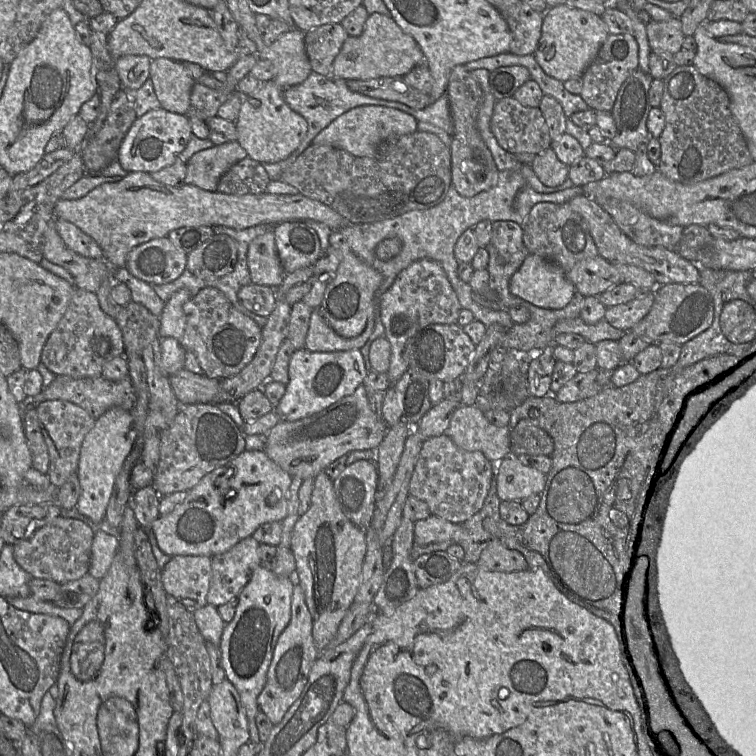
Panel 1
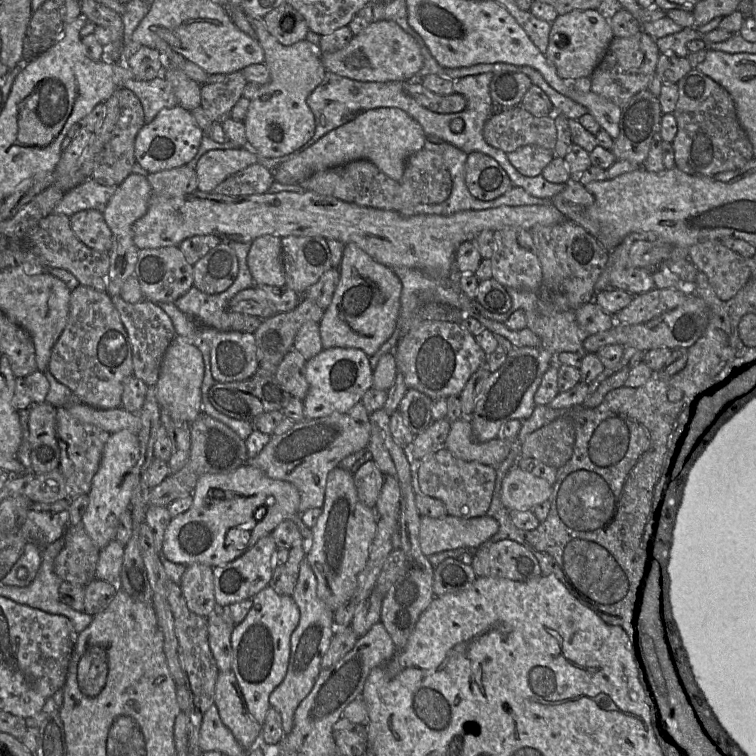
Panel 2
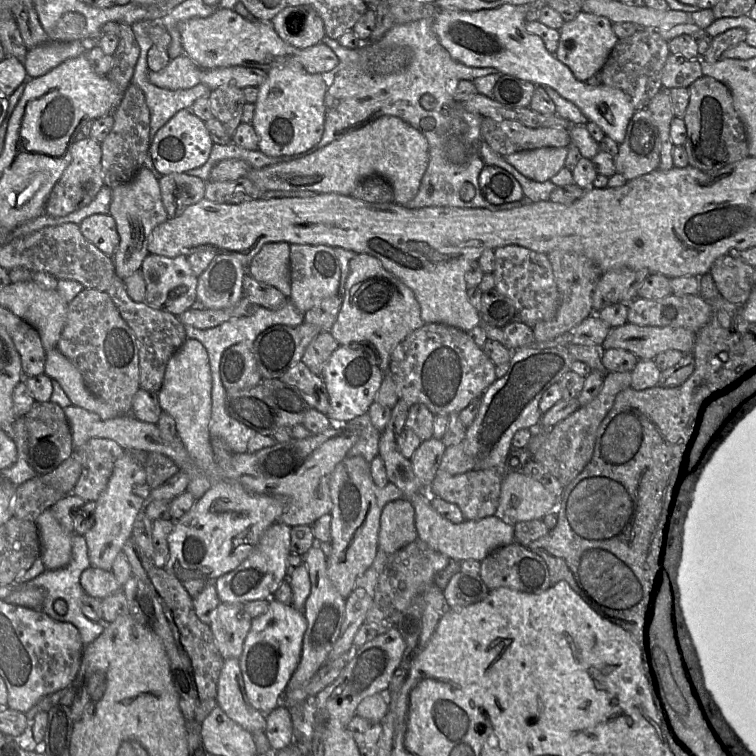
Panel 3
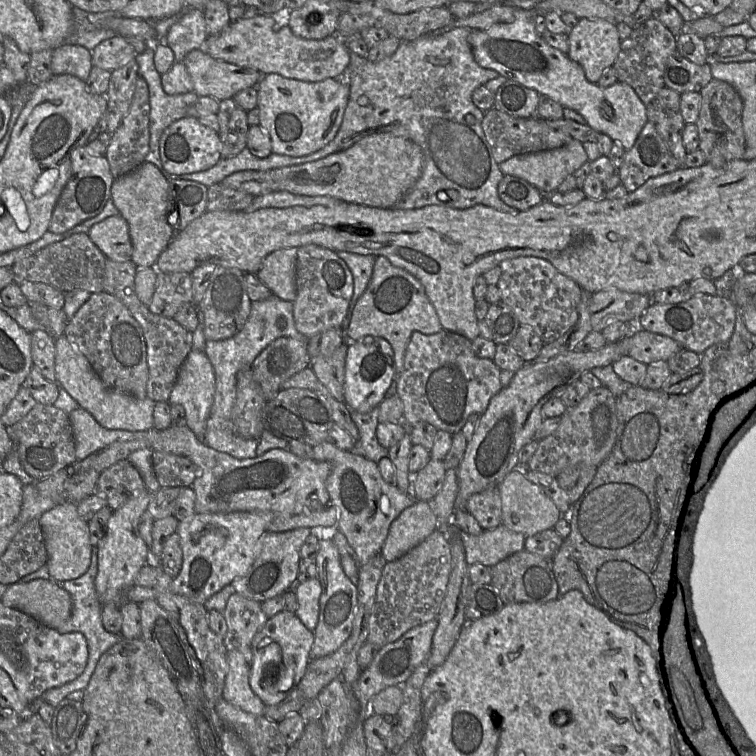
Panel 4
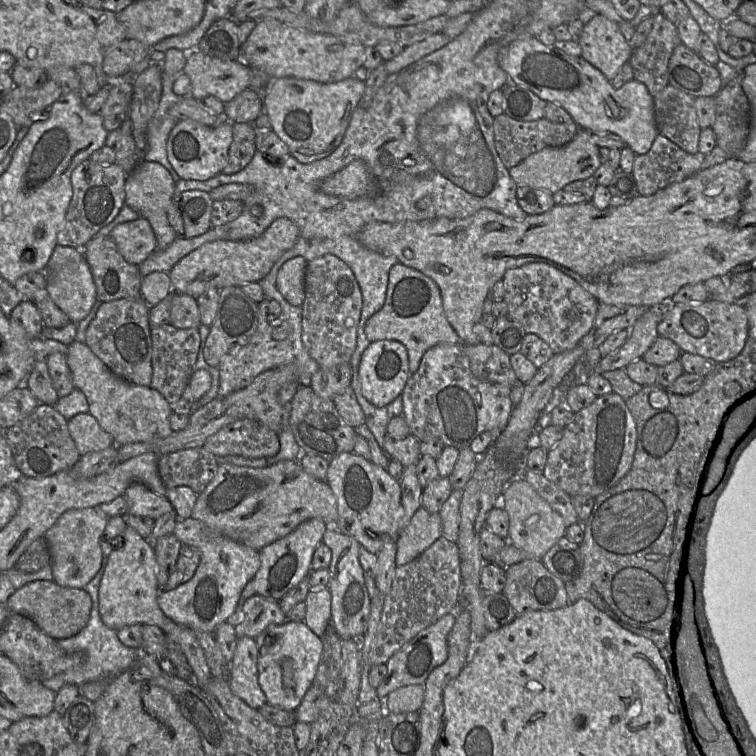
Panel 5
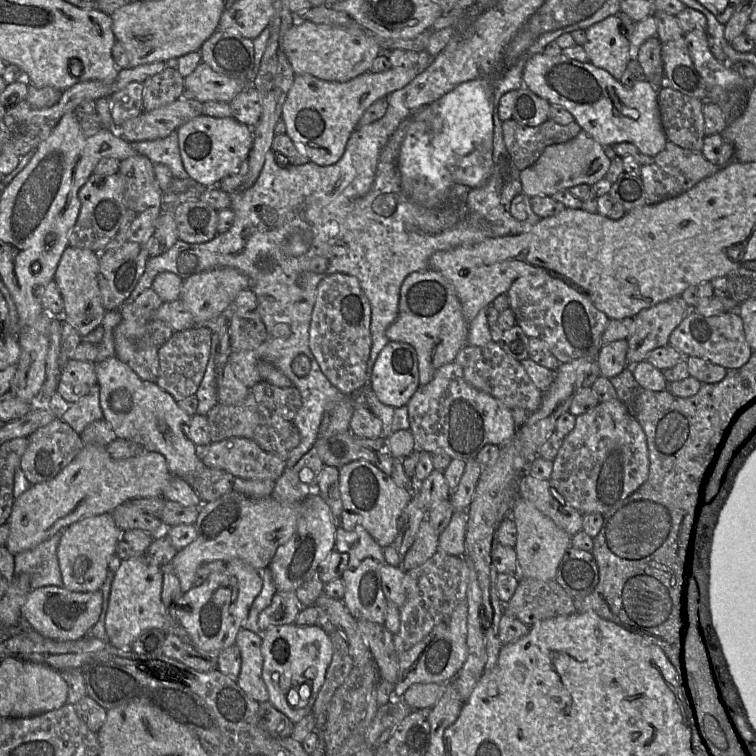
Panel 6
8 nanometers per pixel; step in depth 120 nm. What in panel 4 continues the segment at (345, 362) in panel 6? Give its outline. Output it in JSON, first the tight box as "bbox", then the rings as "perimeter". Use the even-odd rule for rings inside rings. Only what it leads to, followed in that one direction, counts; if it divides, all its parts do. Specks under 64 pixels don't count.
{"bbox":[293,245,354,338],"perimeter":[[[317,245],[298,248],[296,261],[296,299],[293,315],[297,330],[306,338],[326,330],[345,330],[354,293],[353,275],[333,250]]]}

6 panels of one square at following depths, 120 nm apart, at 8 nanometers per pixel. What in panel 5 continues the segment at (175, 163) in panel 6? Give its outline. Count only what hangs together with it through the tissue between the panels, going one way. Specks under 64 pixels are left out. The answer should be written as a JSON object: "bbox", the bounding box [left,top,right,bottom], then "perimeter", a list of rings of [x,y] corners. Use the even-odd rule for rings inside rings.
{"bbox":[144,71,191,183],"perimeter":[[[163,71],[163,89],[159,106],[154,116],[150,120],[147,129],[148,150],[144,160],[158,162],[163,165],[174,178],[175,183],[181,178],[176,173],[167,158],[167,140],[171,130],[178,123],[178,120],[171,115],[172,107],[183,100],[191,97],[175,94],[173,91],[174,75],[168,75]]]}

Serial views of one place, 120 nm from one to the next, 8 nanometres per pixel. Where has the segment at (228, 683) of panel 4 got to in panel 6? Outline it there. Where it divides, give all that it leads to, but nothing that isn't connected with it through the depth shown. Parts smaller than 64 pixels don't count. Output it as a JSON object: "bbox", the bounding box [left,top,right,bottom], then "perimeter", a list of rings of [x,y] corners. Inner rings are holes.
{"bbox":[236,629,269,703],"perimeter":[[[240,629],[236,636],[236,645],[241,654],[241,669],[236,683],[253,700],[259,703],[269,701],[262,677],[262,638],[252,631]]]}

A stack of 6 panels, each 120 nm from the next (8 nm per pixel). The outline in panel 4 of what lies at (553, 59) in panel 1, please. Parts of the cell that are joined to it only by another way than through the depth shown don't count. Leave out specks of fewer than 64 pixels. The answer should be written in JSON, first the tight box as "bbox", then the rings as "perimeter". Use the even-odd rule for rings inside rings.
{"bbox":[567,18,621,83],"perimeter":[[[581,18],[567,33],[569,50],[567,55],[584,69],[586,78],[597,83],[603,72],[612,67],[620,51],[621,39],[616,24],[605,19]]]}

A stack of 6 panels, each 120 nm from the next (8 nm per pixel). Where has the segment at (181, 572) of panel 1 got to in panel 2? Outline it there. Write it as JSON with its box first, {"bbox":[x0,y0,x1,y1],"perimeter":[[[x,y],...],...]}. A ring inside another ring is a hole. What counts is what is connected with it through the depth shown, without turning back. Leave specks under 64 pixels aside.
{"bbox":[179,563,218,618],"perimeter":[[[201,563],[186,566],[179,586],[187,607],[198,616],[208,618],[218,608],[215,601],[211,566]]]}

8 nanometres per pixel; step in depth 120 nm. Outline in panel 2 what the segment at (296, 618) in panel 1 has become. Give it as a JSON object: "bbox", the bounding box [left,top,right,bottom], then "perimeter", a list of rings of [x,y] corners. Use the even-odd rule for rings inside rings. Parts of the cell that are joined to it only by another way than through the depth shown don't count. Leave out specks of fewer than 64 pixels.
{"bbox":[269,559,336,734],"perimeter":[[[306,559],[300,565],[292,597],[299,608],[300,620],[290,637],[290,657],[286,675],[269,696],[270,706],[281,715],[284,734],[291,732],[295,710],[313,688],[321,670],[321,661],[336,629],[334,612],[317,595],[317,578]]]}

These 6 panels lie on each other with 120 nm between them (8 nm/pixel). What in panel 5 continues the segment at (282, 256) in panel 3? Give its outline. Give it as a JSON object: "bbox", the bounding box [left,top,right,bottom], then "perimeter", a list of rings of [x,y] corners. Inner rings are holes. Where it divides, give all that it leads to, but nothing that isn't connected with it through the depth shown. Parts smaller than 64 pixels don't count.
{"bbox":[277,256,307,307],"perimeter":[[[297,256],[286,261],[277,275],[277,287],[284,299],[300,307],[305,299],[305,274],[307,261]]]}

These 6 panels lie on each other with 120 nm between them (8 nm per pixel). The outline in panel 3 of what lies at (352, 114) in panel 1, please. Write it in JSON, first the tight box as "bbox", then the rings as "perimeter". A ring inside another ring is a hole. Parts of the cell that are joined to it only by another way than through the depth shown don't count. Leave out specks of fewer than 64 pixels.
{"bbox":[246,115,429,205],"perimeter":[[[387,115],[360,129],[342,135],[305,157],[276,163],[260,169],[251,169],[246,177],[265,192],[270,190],[310,190],[318,193],[334,192],[352,196],[365,178],[371,175],[380,175],[391,183],[394,191],[394,202],[405,205],[417,195],[428,163],[429,143],[427,138],[403,119]]]}

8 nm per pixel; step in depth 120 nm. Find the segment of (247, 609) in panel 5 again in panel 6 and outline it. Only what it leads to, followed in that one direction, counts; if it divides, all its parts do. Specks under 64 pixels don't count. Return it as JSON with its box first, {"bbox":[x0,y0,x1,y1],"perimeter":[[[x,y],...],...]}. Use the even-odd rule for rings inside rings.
{"bbox":[258,592,302,632],"perimeter":[[[277,592],[271,604],[260,612],[258,625],[264,632],[270,627],[293,624],[302,607],[296,592]]]}

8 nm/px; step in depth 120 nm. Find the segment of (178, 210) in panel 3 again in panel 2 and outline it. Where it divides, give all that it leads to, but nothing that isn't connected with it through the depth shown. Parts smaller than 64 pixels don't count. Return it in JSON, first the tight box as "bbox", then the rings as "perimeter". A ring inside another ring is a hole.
{"bbox":[146,165,198,197],"perimeter":[[[188,165],[150,173],[146,176],[153,193],[166,197],[181,197],[198,190],[196,172]]]}

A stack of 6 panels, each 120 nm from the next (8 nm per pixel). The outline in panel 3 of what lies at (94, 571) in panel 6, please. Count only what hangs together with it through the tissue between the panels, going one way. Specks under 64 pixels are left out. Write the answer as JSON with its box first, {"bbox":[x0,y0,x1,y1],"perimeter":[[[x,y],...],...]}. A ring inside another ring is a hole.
{"bbox":[36,509,72,570],"perimeter":[[[50,509],[36,519],[40,539],[40,557],[48,570],[67,566],[72,557],[72,533],[66,532]]]}

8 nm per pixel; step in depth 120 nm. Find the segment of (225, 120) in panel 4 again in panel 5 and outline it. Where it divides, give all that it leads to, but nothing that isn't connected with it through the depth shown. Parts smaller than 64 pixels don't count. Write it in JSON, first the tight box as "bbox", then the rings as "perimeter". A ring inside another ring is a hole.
{"bbox":[223,123,257,174],"perimeter":[[[232,123],[233,141],[229,148],[228,163],[223,169],[225,174],[236,174],[252,160],[256,148],[257,129],[251,123]]]}

